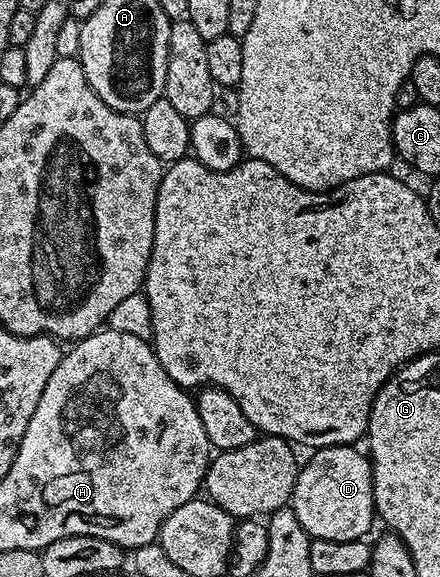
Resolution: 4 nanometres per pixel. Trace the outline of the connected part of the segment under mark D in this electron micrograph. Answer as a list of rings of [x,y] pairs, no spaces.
[[[333,445],[315,449],[299,468],[294,484],[292,508],[300,527],[312,539],[361,541],[376,525],[374,484],[369,456],[354,445]]]

